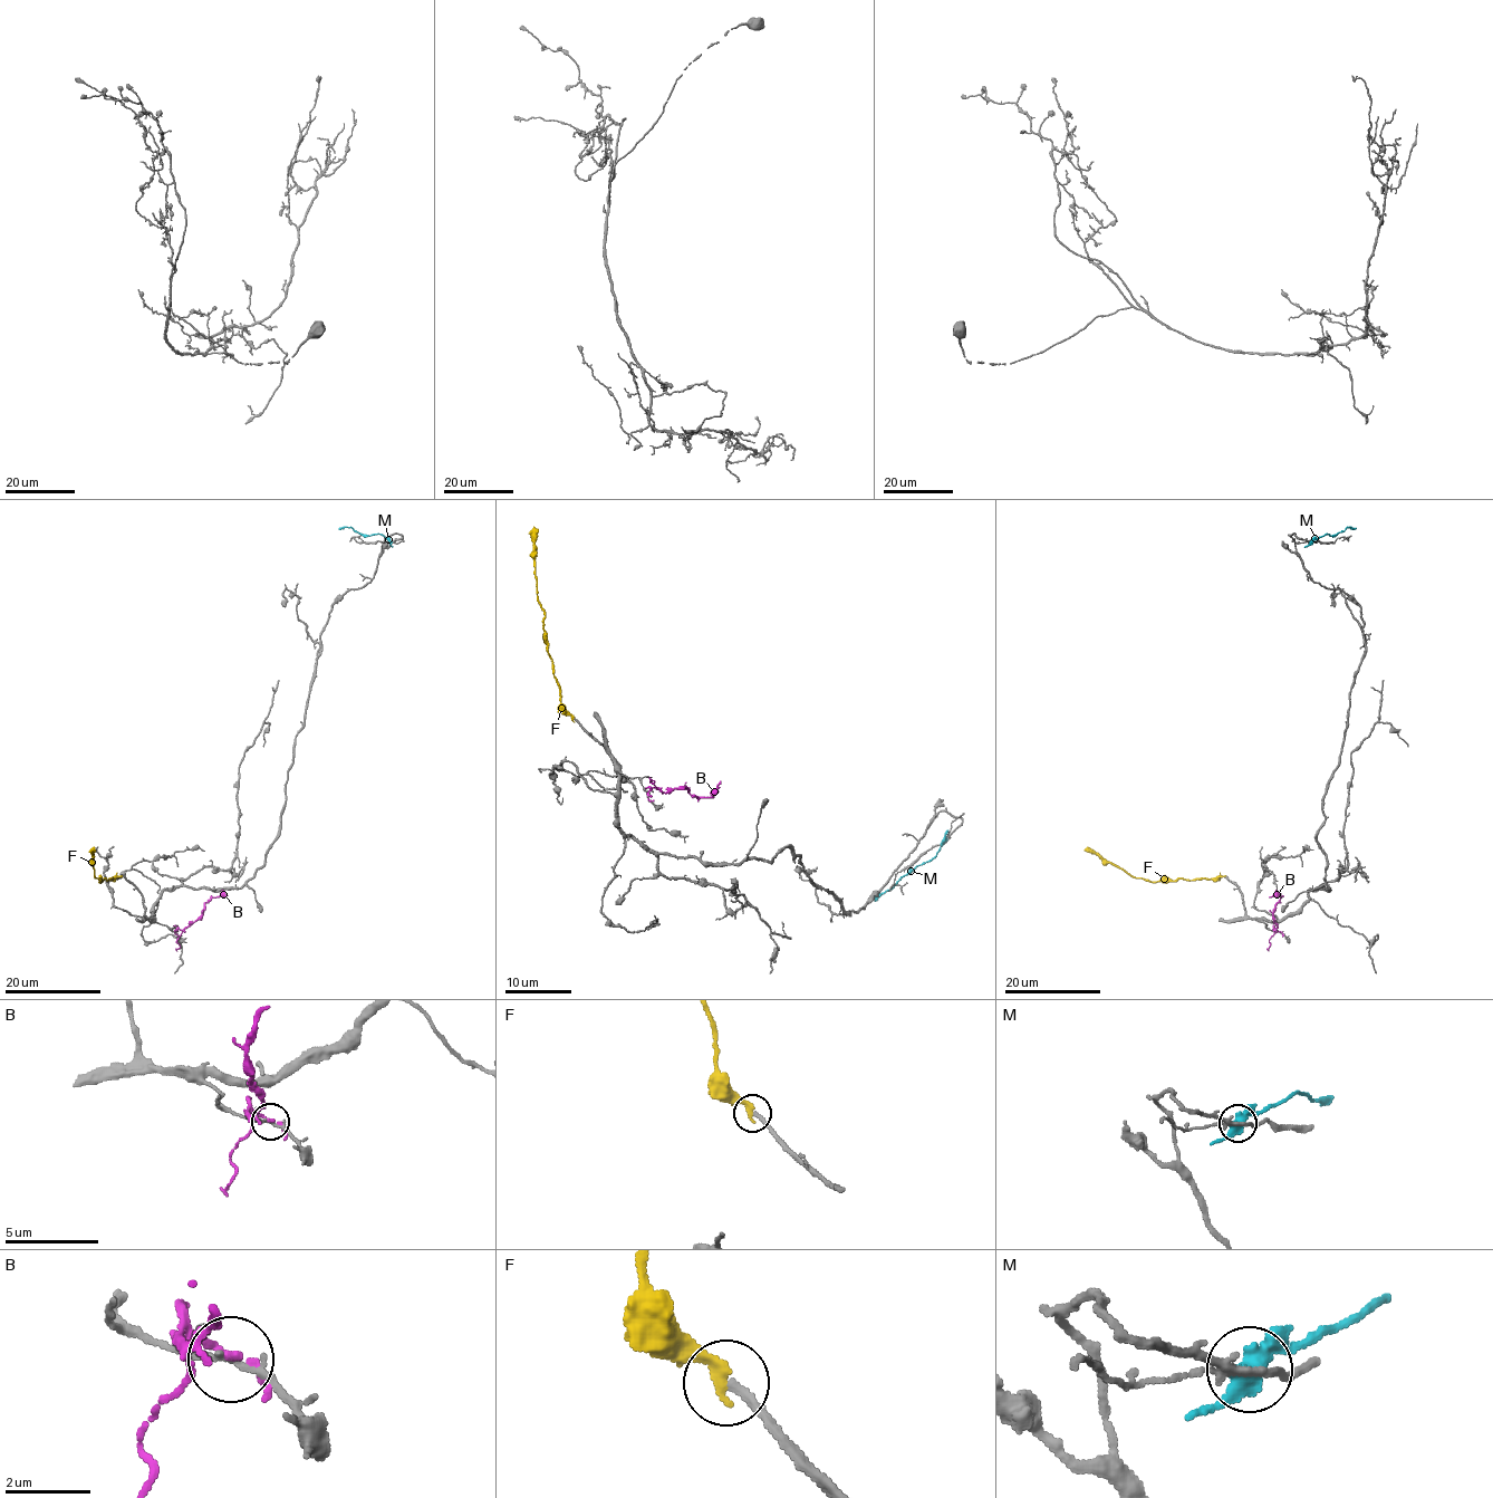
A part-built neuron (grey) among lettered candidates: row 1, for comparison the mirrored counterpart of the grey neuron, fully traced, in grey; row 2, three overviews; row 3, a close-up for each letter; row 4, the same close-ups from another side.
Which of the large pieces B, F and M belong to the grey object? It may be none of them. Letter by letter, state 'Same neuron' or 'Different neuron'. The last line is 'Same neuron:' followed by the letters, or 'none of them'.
B: Different neuron
F: Different neuron
M: Different neuron
Same neuron: none of them

